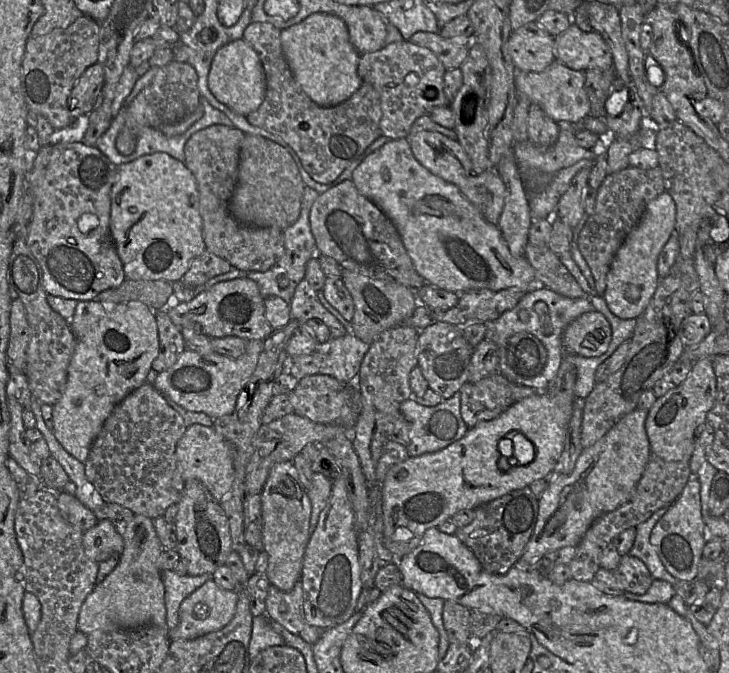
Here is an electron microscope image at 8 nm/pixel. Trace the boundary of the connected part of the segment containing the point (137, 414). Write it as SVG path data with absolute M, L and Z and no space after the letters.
M145 381L120 401L95 438L85 461L85 474L105 503L115 503L130 509L135 515L150 519L163 516L166 509L181 499L184 480L178 470L175 449L186 426L182 417L169 406L164 396Z

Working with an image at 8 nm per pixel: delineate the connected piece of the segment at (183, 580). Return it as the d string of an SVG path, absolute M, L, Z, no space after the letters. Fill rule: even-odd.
M173 570L160 571L160 578L164 585L164 604L168 629L177 626L182 601L207 580L212 579L212 575L205 573L199 576L179 576Z

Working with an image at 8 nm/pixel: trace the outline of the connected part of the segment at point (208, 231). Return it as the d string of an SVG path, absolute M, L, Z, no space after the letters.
M221 124L199 130L184 146L184 164L197 182L206 250L223 258L233 268L264 272L284 253L284 231L241 224L229 210L230 199L237 183L239 153L244 137L245 133L241 130Z

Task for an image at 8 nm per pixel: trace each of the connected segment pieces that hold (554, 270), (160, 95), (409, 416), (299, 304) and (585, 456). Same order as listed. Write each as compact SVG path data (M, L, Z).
M527 243L525 257L544 287L569 298L588 298L578 282L548 246Z
M172 61L158 69L152 81L128 105L126 119L116 138L116 148L124 156L134 152L143 127L159 128L189 117L200 104L197 73L189 63Z
M460 392L443 400L436 406L423 406L409 398L400 404L399 412L408 423L409 444L406 447L409 457L439 451L461 439L469 430L460 413Z
M304 278L296 286L289 306L291 319L297 320L299 324L318 318L330 328L332 336L347 334L346 328L322 305L317 291Z
M638 408L627 414L598 442L583 449L570 474L557 474L538 499L537 522L519 566L530 566L545 554L562 547L577 547L596 519L631 499L651 455L645 428L647 416L648 411Z

